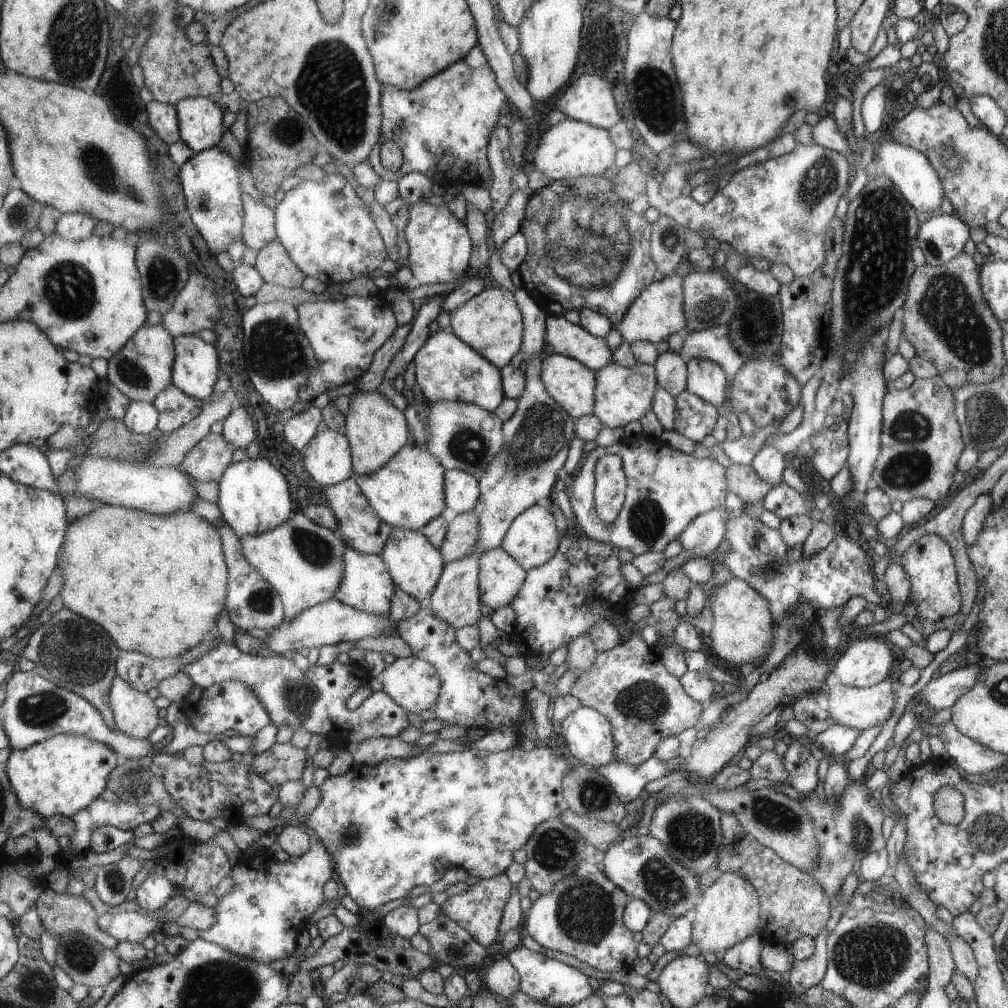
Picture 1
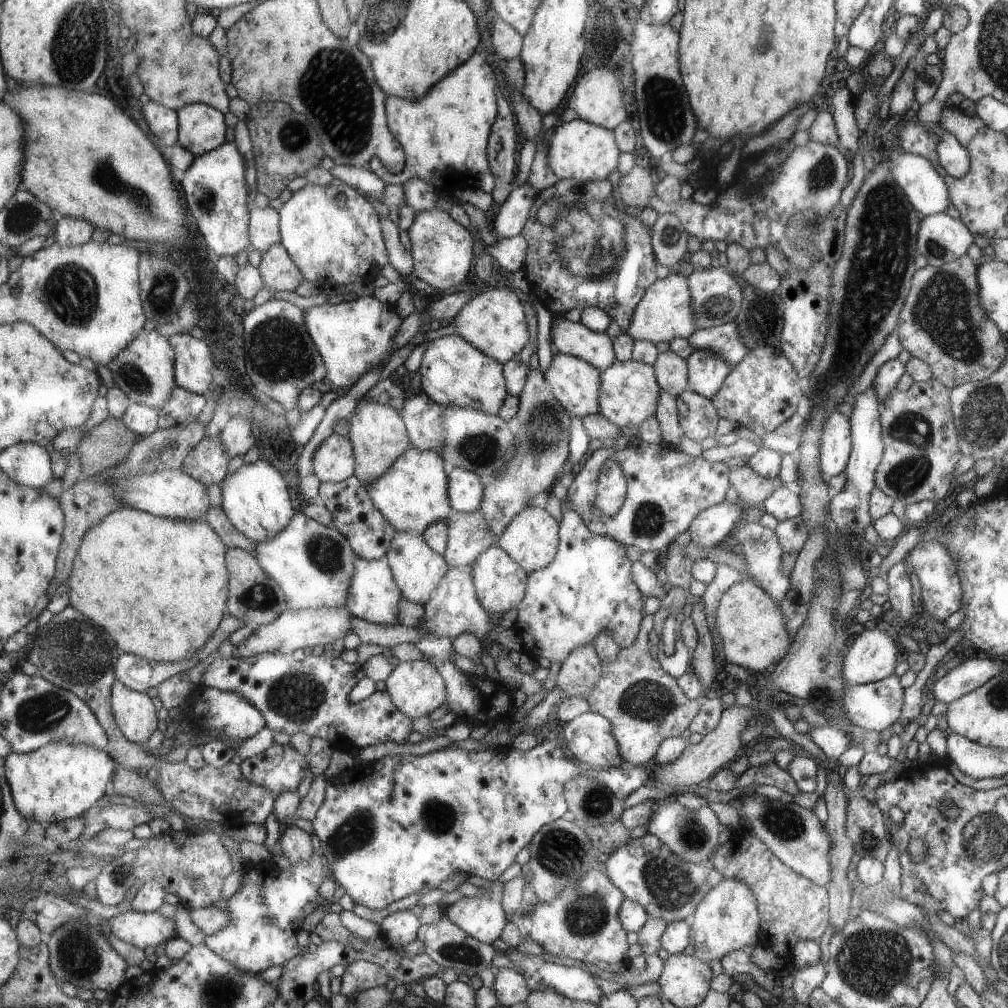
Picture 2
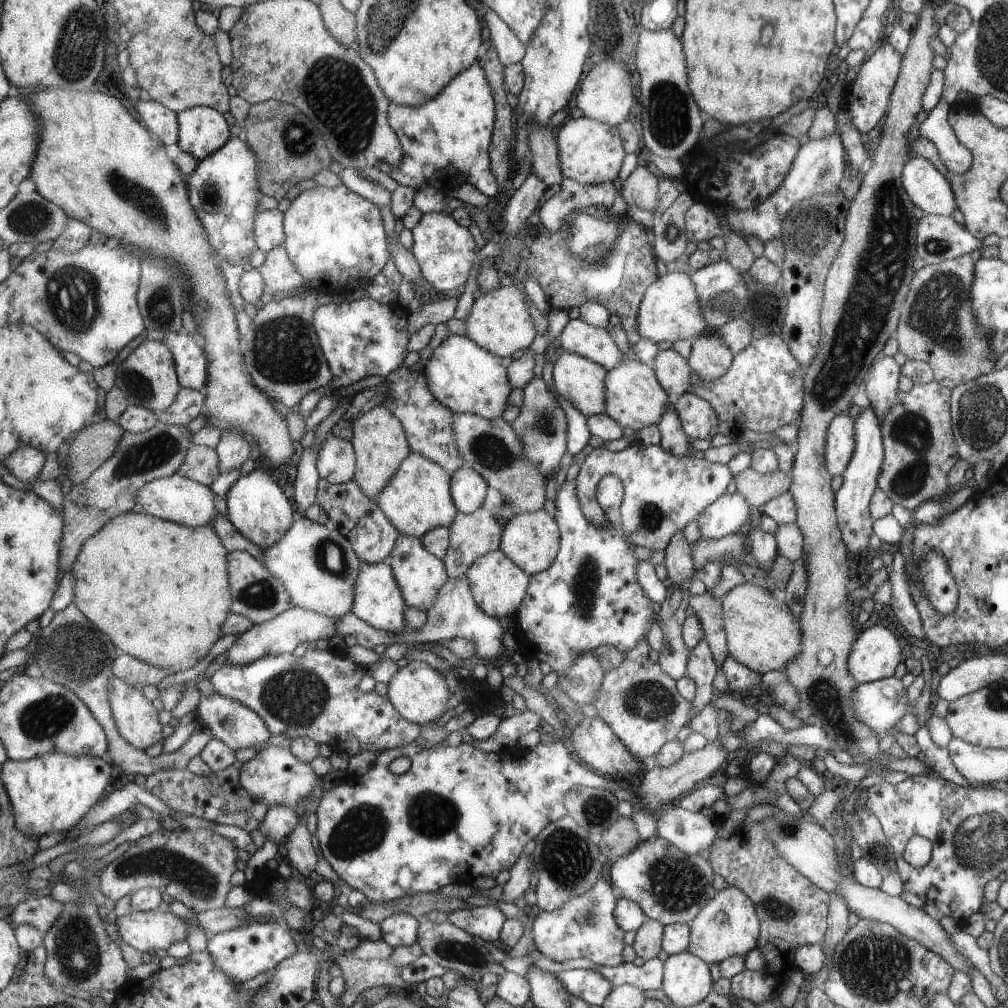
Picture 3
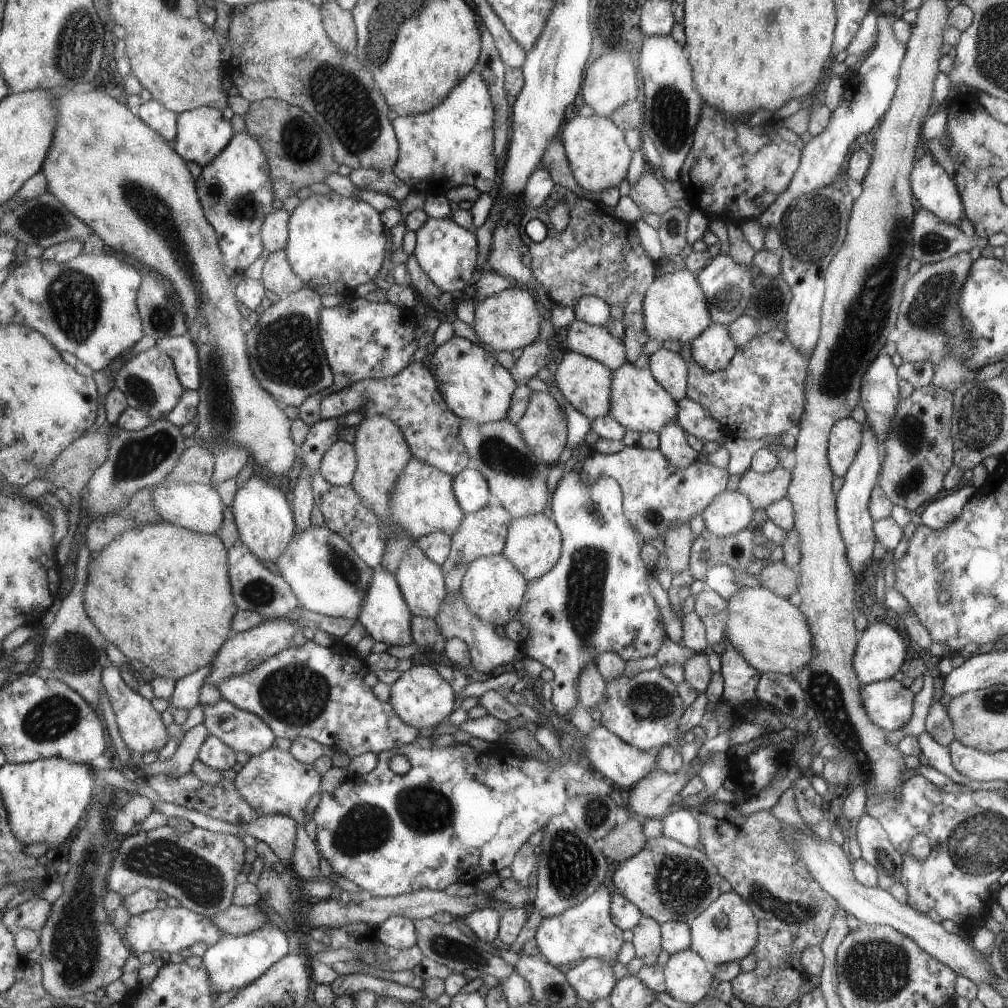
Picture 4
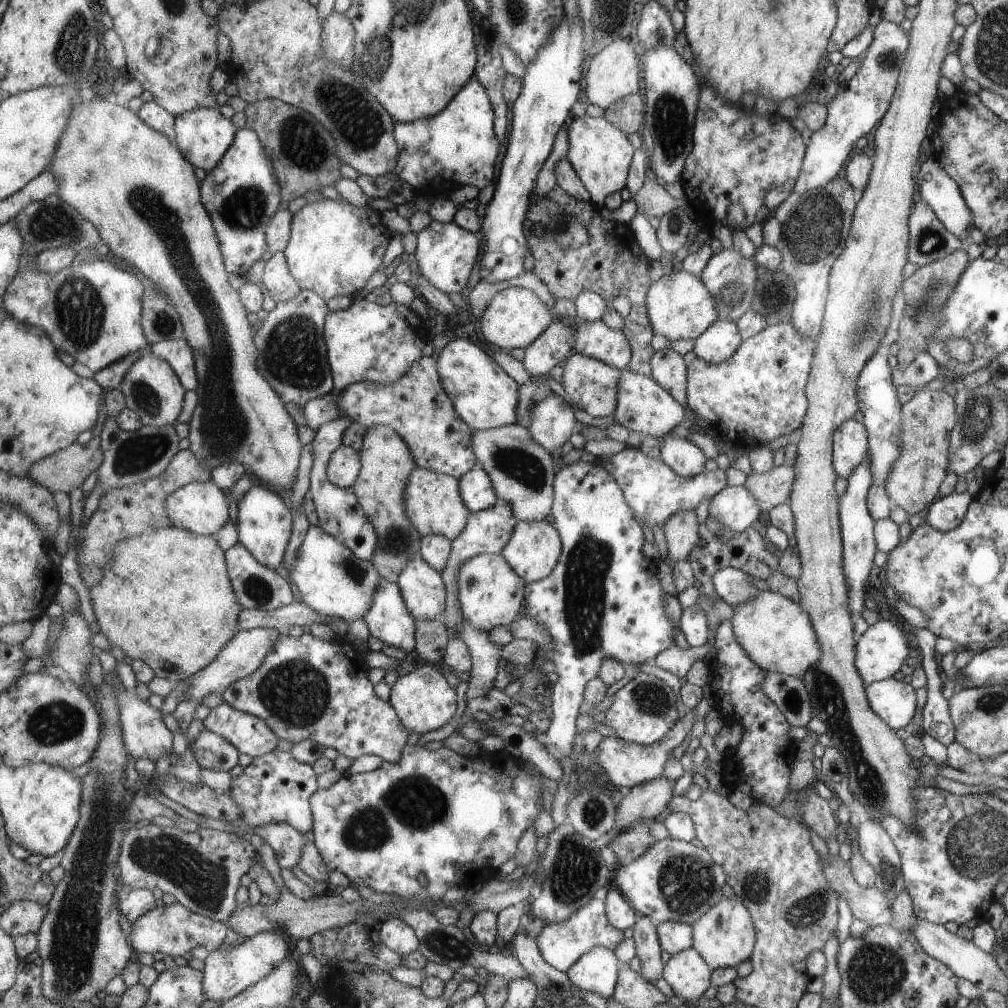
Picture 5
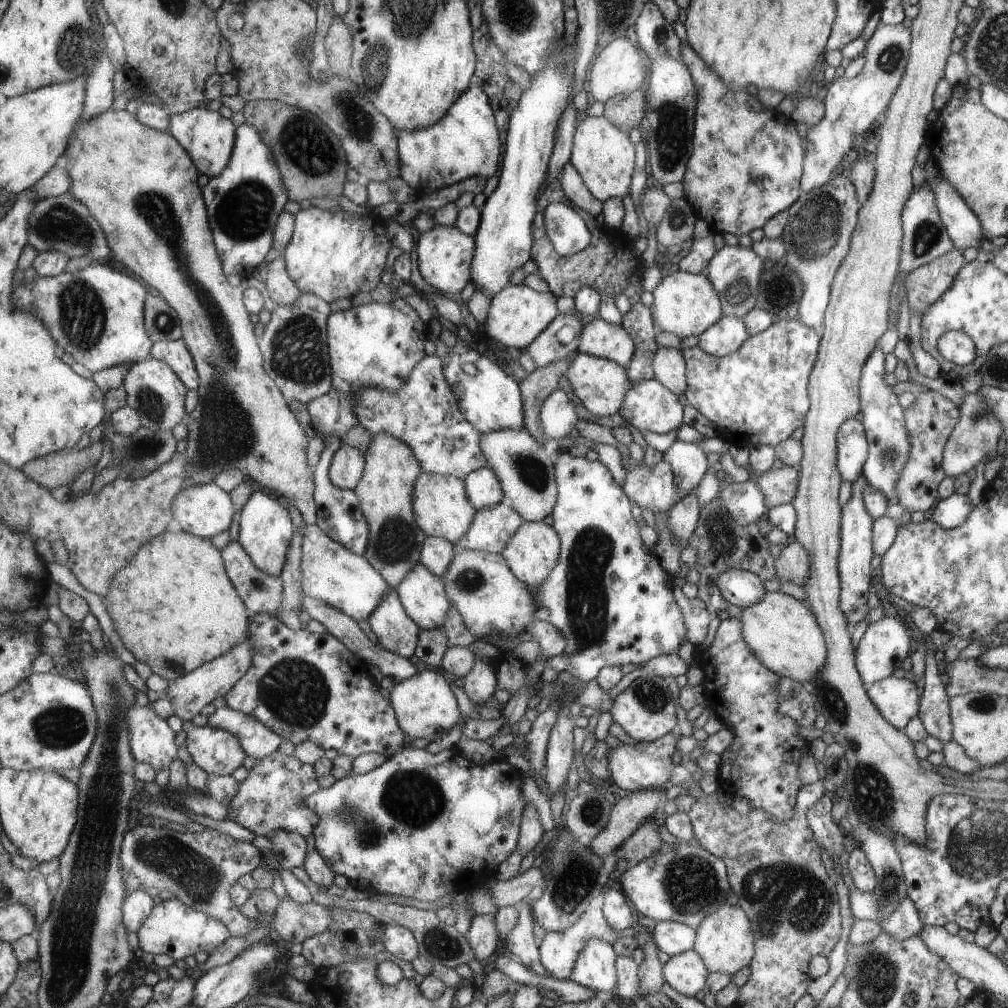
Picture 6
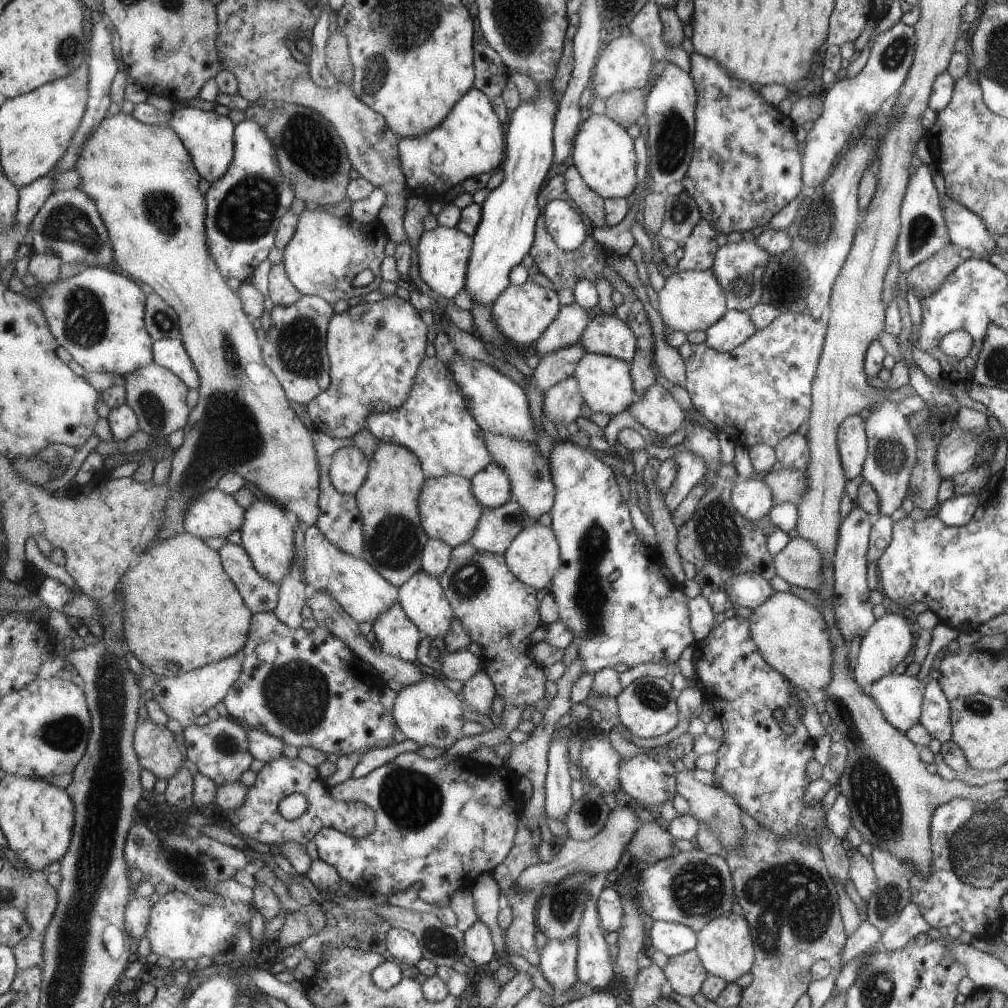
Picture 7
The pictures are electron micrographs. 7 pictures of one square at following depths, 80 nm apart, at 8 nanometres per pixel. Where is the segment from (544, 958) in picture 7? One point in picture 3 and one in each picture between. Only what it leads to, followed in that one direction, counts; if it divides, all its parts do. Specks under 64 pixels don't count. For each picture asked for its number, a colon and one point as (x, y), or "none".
3: (586, 927)
4: (587, 930)
5: (563, 944)
6: (560, 951)

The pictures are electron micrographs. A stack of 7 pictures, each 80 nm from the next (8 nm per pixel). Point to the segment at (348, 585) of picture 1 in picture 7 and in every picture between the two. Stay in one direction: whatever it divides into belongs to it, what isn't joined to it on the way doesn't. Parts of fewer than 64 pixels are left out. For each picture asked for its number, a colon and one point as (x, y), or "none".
2: (374, 596)
3: (379, 600)
4: (385, 613)
5: (389, 620)
6: (396, 631)
7: (397, 635)

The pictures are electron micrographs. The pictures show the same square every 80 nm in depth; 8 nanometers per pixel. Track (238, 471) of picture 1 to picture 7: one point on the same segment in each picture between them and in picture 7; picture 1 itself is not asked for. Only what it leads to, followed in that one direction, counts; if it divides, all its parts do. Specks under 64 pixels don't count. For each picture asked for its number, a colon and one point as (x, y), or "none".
2: (256, 499)
3: (259, 510)
4: (265, 520)
5: (265, 523)
6: (266, 529)
7: (267, 535)

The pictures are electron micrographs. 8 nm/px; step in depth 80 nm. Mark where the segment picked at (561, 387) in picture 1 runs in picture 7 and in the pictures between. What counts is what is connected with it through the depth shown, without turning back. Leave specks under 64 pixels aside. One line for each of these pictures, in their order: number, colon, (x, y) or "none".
2: (576, 383)
3: (582, 381)
4: (587, 383)
5: (591, 384)
6: (601, 384)
7: (606, 382)

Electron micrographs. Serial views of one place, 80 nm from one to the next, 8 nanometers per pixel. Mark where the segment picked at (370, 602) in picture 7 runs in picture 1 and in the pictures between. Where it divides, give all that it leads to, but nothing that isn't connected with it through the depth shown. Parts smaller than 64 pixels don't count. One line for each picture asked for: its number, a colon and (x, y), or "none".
1: (304, 562)
2: (314, 564)
3: (319, 566)
4: (328, 577)
5: (332, 580)
6: (332, 573)

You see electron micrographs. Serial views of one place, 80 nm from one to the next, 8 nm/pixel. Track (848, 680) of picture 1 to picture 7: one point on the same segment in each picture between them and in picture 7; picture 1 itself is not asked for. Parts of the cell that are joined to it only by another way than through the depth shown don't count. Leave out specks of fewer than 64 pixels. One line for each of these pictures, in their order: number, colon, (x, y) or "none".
2: (871, 657)
3: (875, 654)
4: (879, 653)
5: (880, 650)
6: (883, 645)
7: (885, 644)

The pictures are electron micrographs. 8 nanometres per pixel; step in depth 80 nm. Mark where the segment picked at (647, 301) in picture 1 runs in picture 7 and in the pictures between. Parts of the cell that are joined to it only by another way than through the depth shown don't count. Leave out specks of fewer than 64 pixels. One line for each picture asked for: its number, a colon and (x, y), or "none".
2: (664, 313)
3: (670, 310)
4: (674, 308)
5: (680, 308)
6: (684, 304)
7: (689, 300)

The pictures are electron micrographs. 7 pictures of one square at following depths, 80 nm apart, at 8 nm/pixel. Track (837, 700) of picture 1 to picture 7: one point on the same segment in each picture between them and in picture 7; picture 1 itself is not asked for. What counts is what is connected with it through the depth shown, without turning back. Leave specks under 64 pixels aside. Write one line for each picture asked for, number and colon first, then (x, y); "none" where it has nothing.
2: (873, 706)
3: (879, 704)
4: (887, 703)
5: (894, 702)
6: (896, 699)
7: (898, 696)

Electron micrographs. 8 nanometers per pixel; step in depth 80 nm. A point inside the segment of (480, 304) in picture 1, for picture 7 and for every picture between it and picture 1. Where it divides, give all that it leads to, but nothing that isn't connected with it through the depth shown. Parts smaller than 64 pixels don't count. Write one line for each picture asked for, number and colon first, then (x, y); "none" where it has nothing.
2: (495, 322)
3: (500, 321)
4: (512, 319)
5: (515, 318)
6: (519, 315)
7: (523, 313)

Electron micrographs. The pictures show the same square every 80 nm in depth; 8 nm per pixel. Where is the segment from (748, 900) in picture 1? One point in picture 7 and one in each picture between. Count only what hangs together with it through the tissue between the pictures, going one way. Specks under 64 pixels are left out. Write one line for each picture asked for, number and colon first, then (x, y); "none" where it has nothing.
2: (726, 919)
3: (727, 926)
4: (727, 930)
5: (724, 936)
6: (724, 939)
7: (724, 944)

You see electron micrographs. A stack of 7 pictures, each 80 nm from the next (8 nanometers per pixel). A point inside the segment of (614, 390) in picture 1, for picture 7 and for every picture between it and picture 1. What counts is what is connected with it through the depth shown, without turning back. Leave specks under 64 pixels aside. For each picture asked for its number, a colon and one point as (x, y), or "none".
2: (629, 393)
3: (636, 400)
4: (639, 403)
5: (643, 405)
6: (648, 406)
7: (657, 410)

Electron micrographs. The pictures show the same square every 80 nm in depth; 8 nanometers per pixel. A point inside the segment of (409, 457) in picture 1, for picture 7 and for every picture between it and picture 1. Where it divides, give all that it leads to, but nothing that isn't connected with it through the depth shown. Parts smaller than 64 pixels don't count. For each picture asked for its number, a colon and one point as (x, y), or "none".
2: (414, 493)
3: (419, 498)
4: (424, 501)
5: (433, 501)
6: (440, 502)
7: (450, 512)

